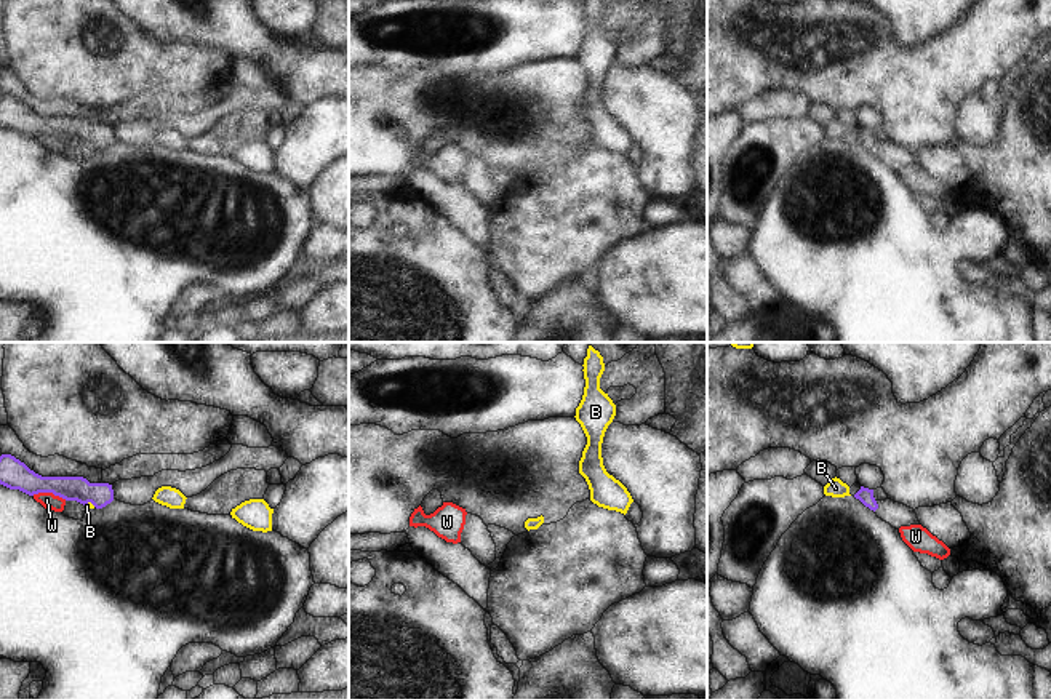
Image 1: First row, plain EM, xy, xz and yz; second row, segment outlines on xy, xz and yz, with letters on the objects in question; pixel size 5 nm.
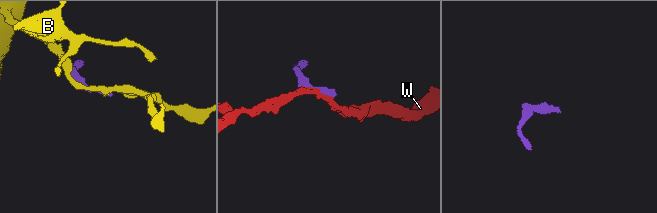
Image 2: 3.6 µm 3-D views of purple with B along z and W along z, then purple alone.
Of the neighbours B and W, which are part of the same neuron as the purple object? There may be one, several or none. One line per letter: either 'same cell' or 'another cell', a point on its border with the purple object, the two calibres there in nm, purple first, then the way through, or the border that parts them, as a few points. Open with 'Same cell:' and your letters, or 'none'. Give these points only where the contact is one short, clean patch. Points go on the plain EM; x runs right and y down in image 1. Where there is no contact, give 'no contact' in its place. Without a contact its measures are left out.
Same cell: none
B: another cell; meets purple in xy at (90, 143); 130 nm thick on the purple side, 30 nm on the other; border along xy (83, 146), (90, 144), (95, 147)
W: another cell; meets purple in xy at (50, 133); 140 nm thick on the purple side, 80 nm on the other

